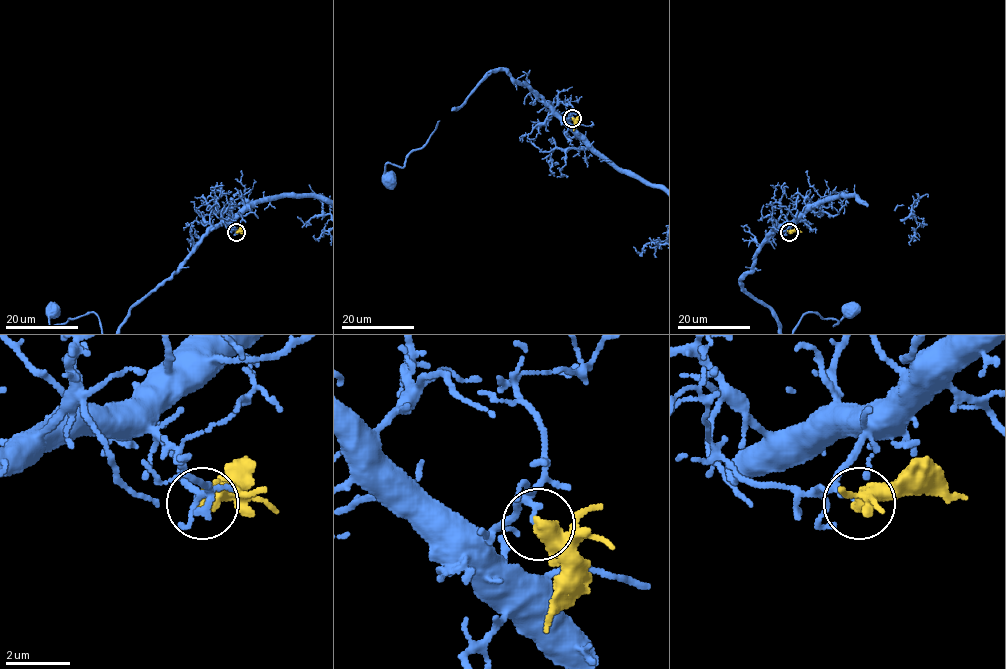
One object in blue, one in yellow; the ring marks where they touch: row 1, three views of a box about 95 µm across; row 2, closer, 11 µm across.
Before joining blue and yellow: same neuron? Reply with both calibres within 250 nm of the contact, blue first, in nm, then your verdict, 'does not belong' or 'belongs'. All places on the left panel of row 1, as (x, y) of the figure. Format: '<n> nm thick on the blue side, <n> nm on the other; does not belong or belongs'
130 nm thick on the blue side, 550 nm on the other; does not belong

